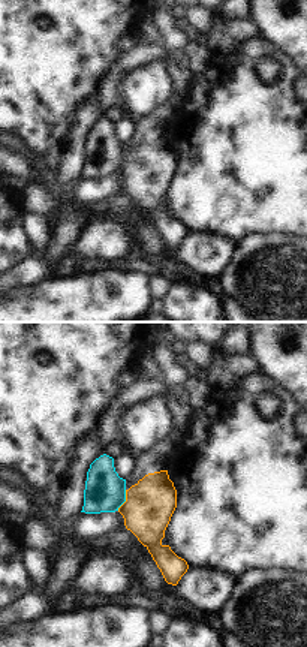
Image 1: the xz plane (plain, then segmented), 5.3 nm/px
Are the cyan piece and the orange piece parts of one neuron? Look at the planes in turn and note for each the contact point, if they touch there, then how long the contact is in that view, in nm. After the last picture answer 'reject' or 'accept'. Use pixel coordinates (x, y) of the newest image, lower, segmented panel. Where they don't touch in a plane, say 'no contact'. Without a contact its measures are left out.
(125, 500) | 120 nm

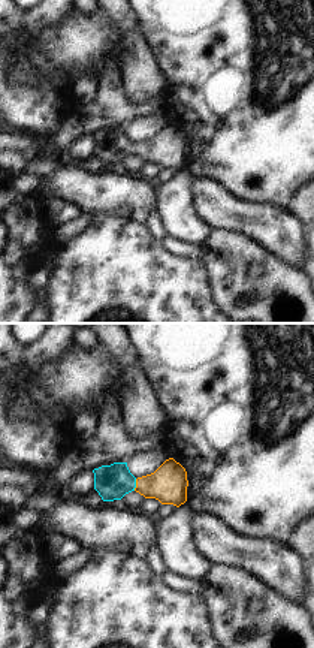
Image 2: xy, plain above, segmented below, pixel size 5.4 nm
(135, 485) | 70 nm

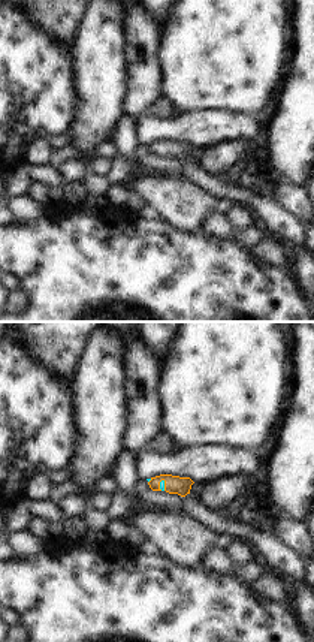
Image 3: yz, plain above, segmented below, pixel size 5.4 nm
(160, 485) | 70 nm

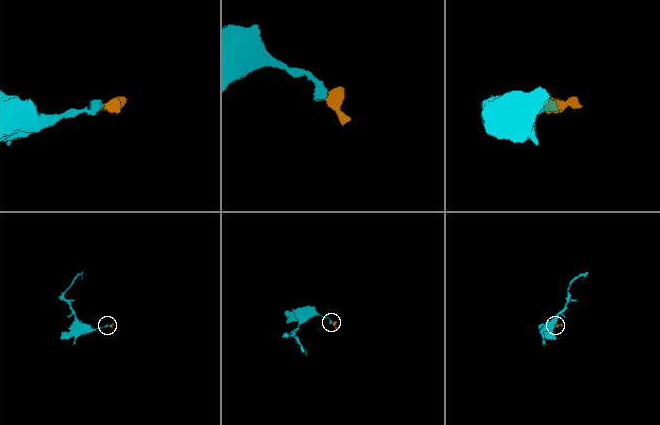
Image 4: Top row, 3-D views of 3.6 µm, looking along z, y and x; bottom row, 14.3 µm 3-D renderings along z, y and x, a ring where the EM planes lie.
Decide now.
accept

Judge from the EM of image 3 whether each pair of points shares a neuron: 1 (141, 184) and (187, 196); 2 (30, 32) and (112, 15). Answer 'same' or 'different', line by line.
1: same
2: different

